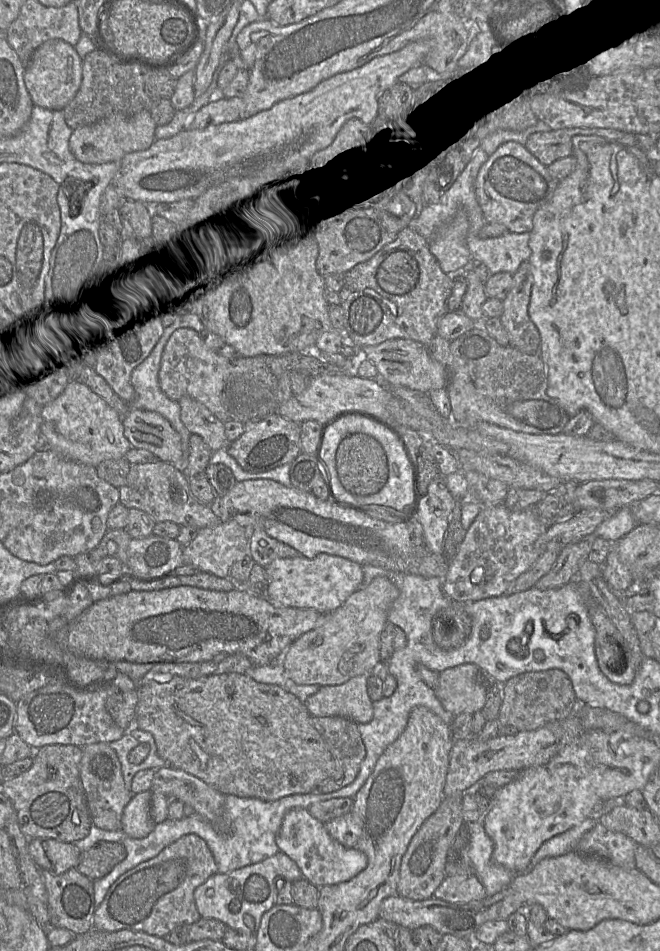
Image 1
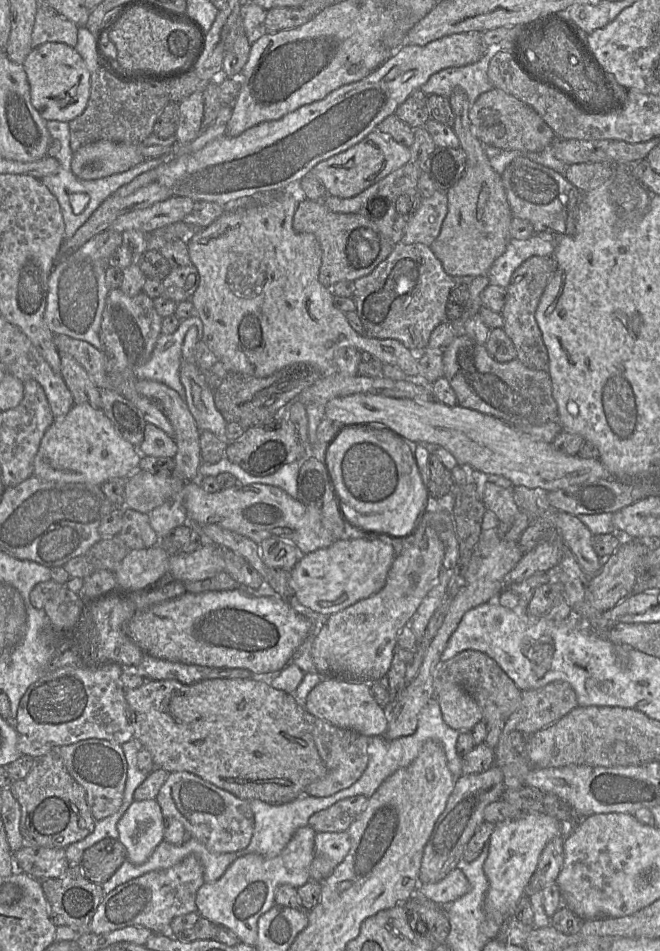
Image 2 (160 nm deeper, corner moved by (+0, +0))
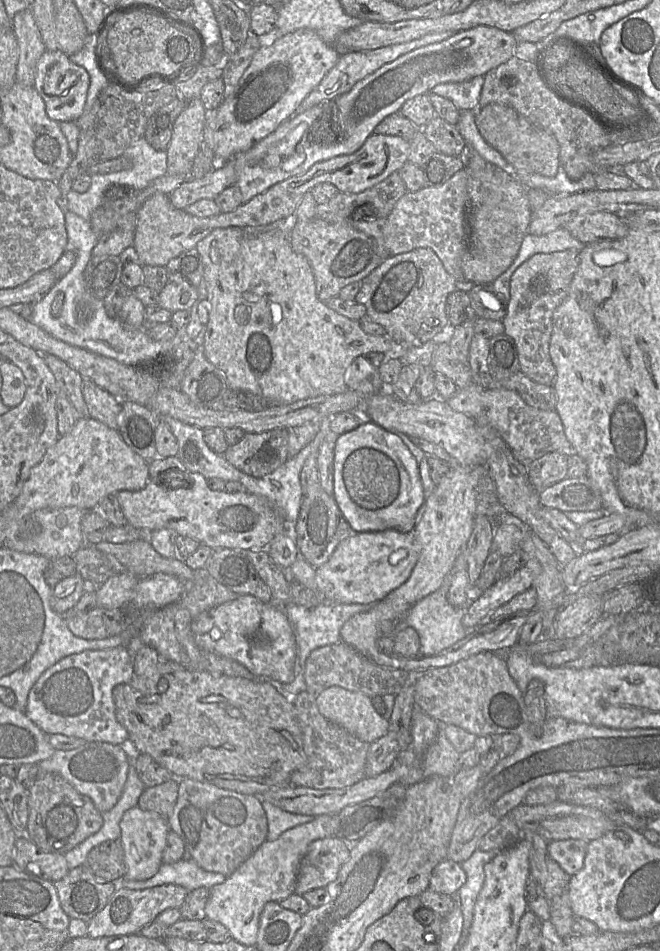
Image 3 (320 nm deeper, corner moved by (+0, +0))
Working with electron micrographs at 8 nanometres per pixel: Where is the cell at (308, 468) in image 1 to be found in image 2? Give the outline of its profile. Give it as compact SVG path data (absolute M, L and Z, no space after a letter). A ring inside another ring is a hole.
M309 454L301 460L297 499L306 507L313 507L319 512L324 528L335 540L379 536L359 531L346 522L332 489L328 469L317 455Z

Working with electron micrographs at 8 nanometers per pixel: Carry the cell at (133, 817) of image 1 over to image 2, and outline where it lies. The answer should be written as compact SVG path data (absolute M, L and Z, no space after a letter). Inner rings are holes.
M156 799L134 800L117 823L118 840L127 849L127 860L141 865L151 856L156 847L164 841L164 817Z

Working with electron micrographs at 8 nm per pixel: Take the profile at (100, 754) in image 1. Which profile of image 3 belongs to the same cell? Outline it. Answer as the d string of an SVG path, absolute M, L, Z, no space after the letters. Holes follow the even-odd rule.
M87 742L73 750L56 750L50 758L38 765L39 776L47 773L62 776L80 794L89 797L99 812L104 813L110 810L121 796L130 766L130 751L127 746Z

